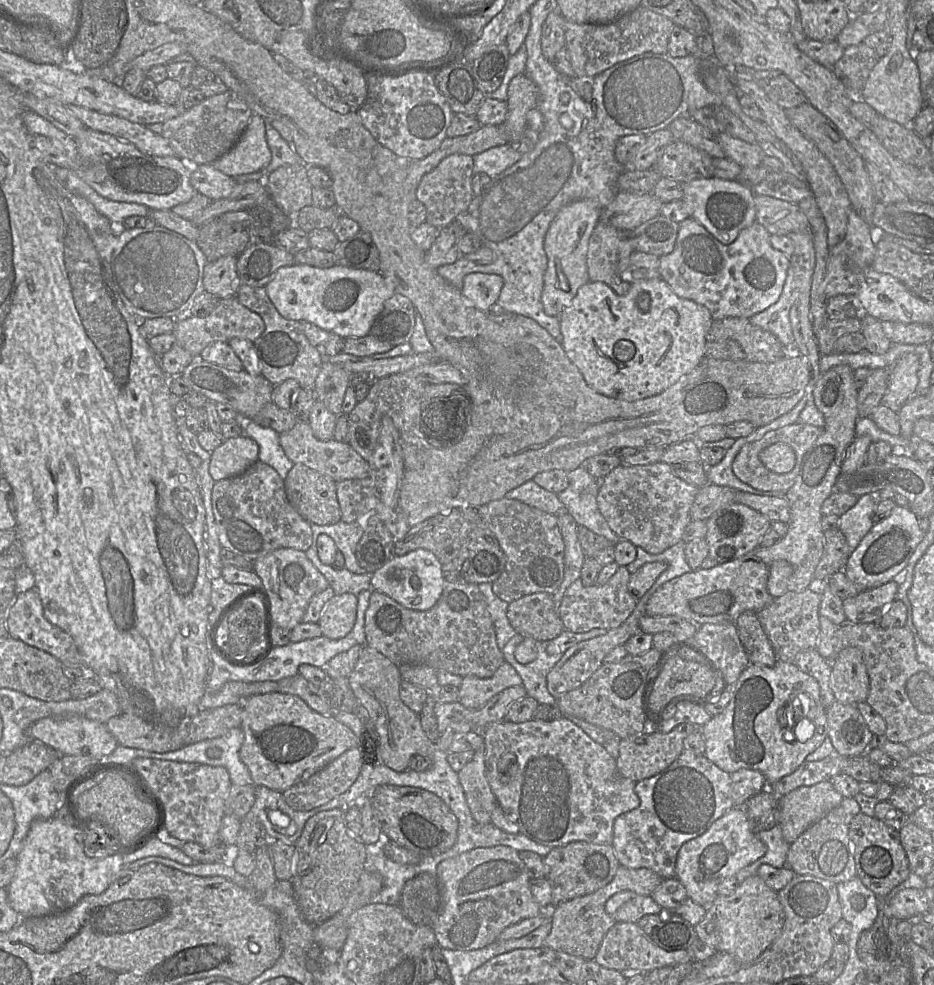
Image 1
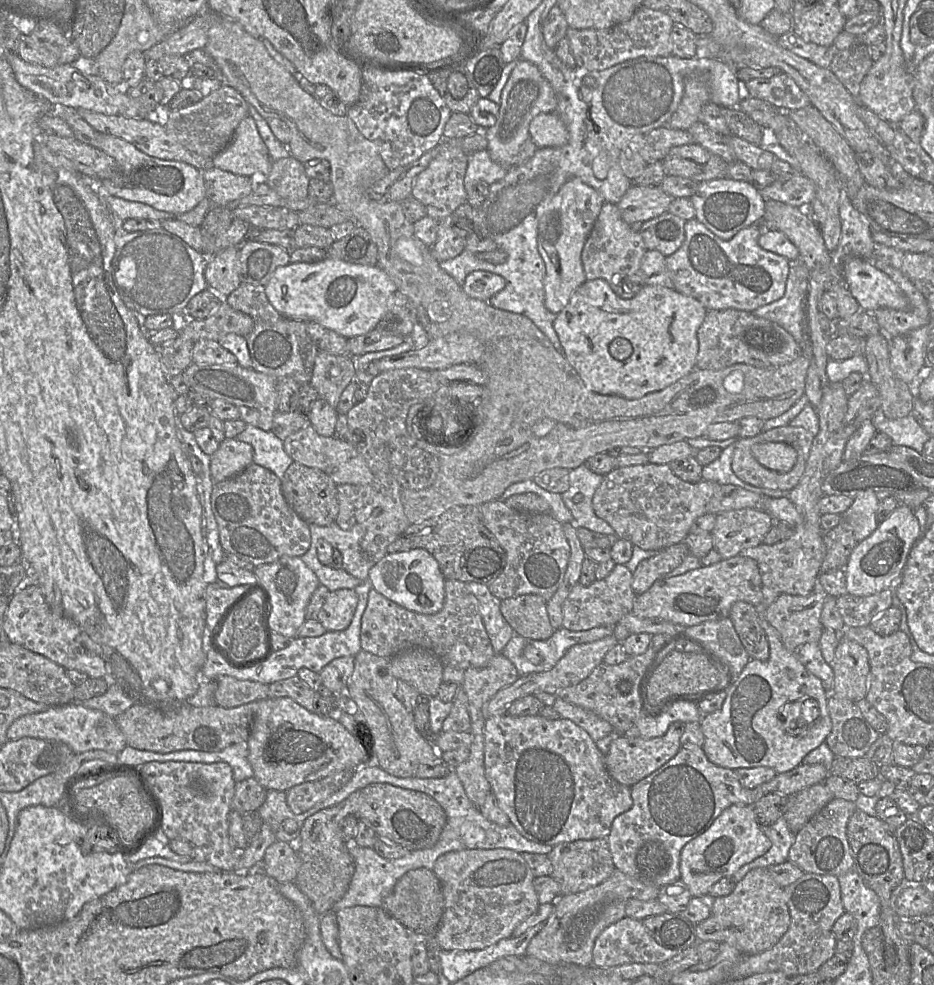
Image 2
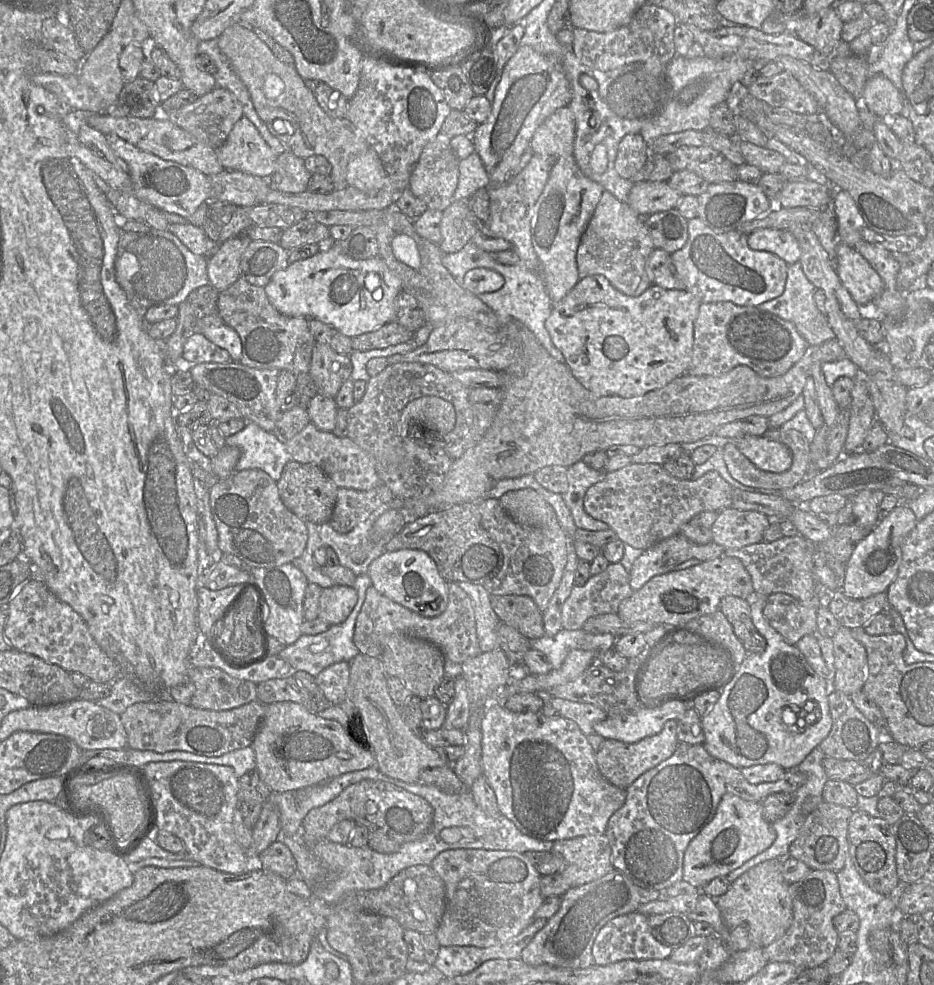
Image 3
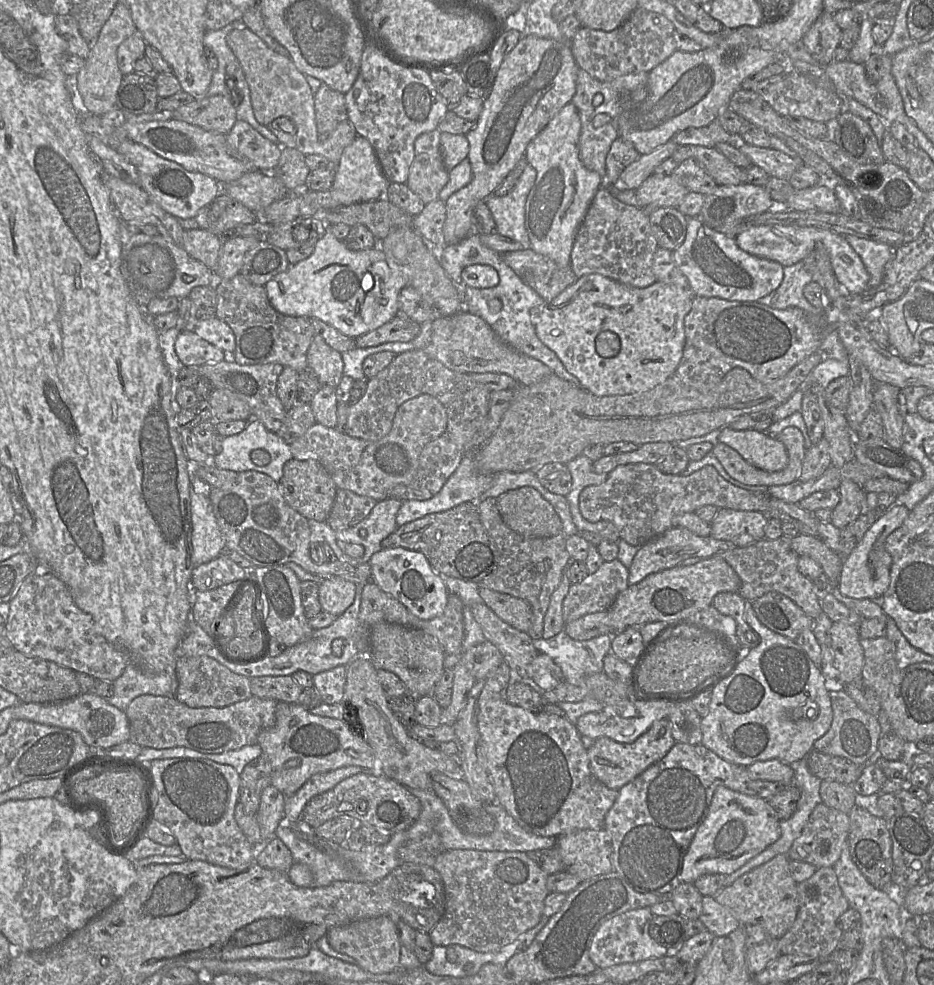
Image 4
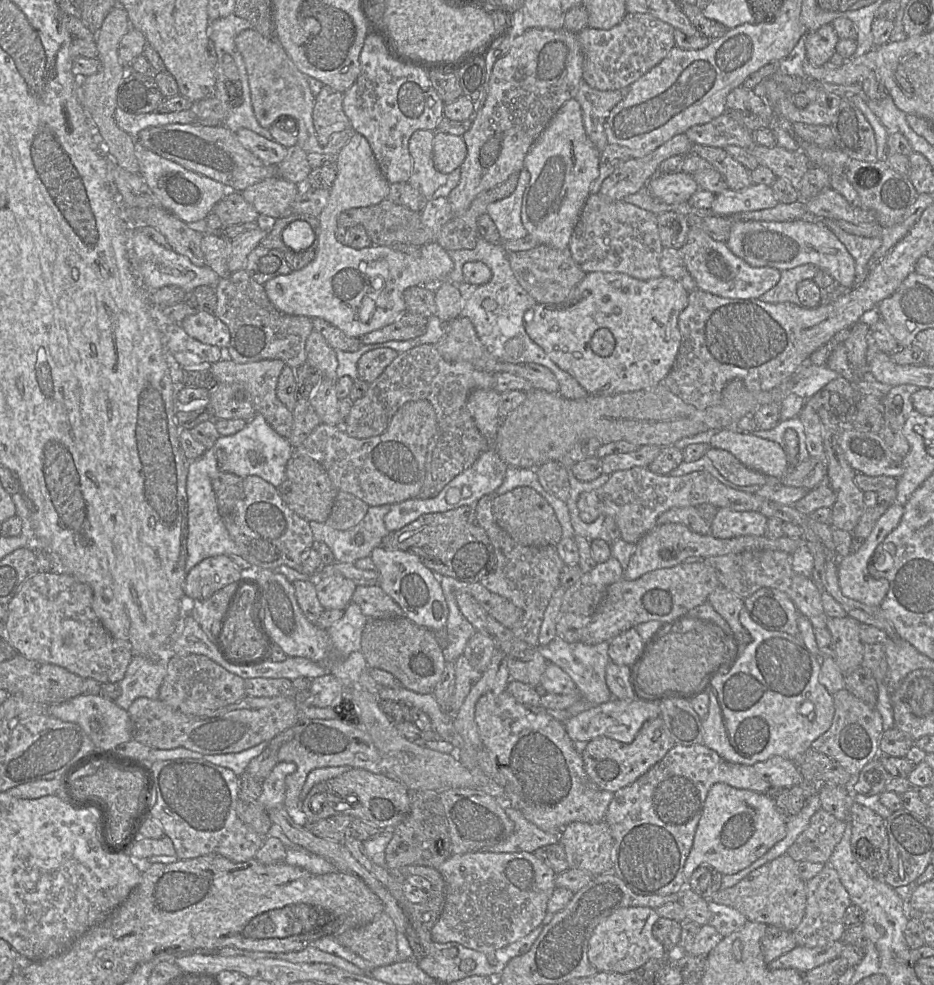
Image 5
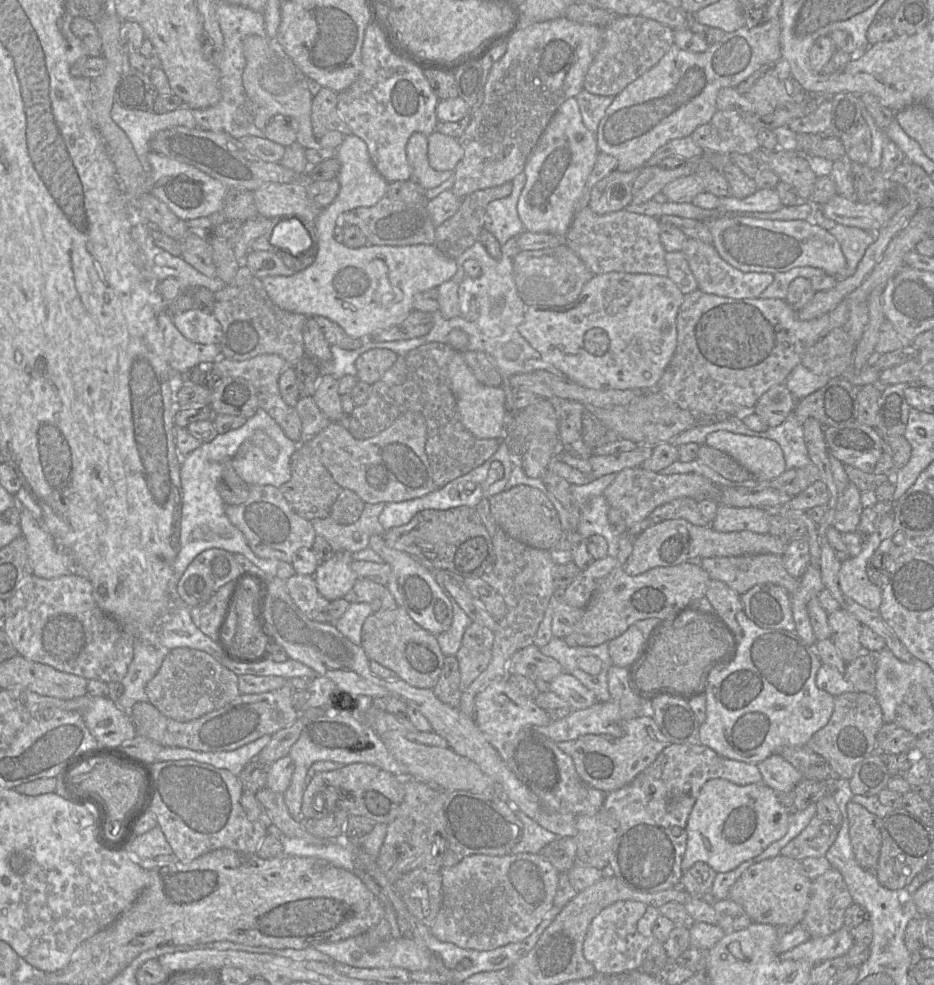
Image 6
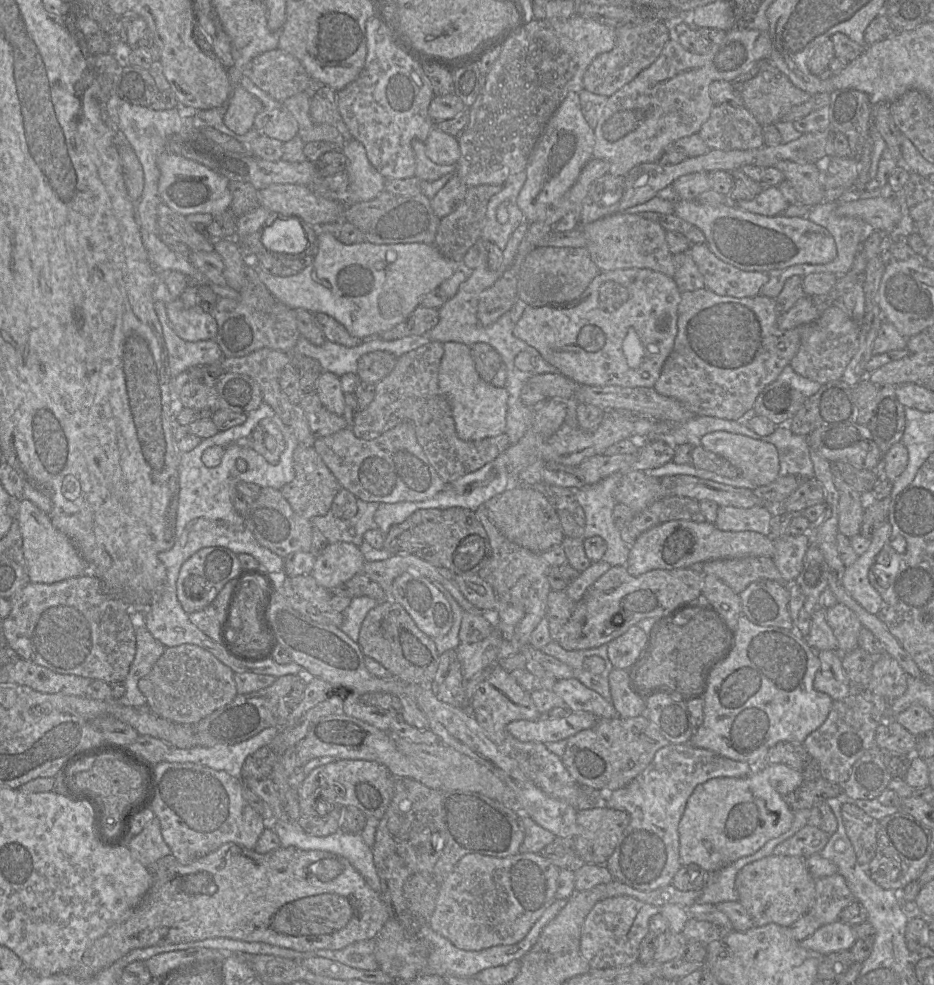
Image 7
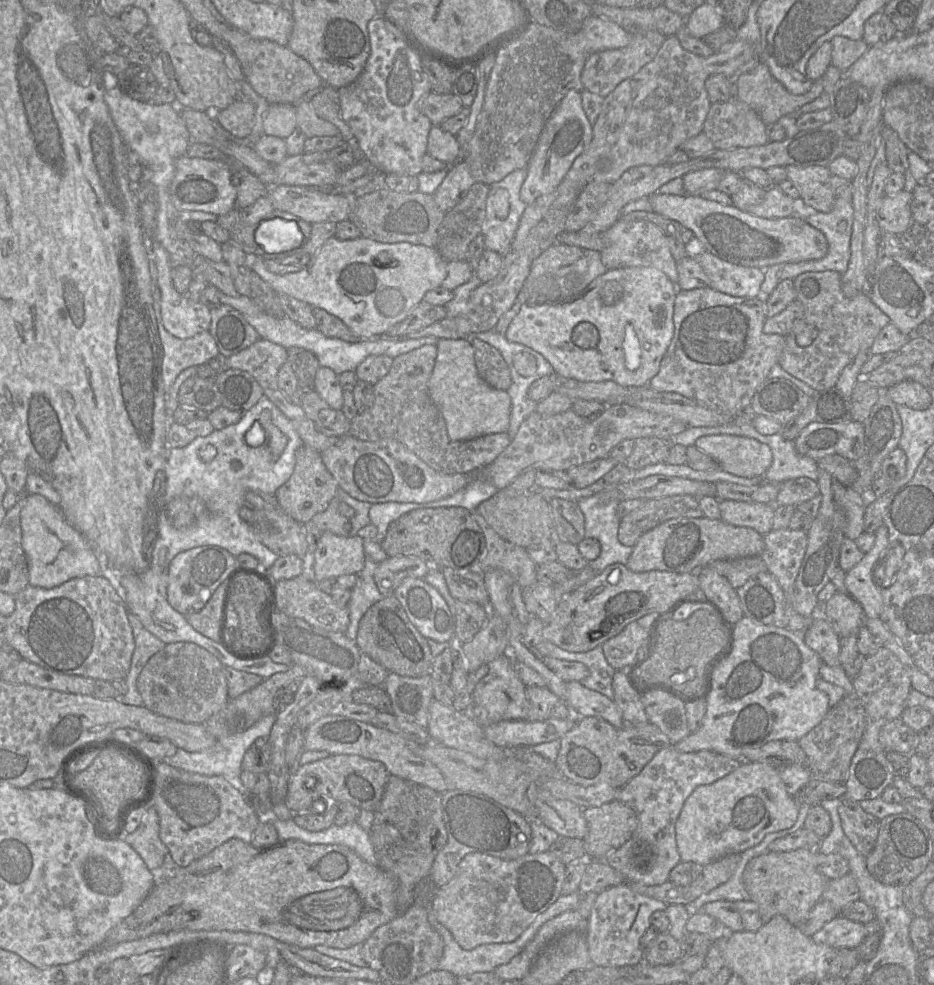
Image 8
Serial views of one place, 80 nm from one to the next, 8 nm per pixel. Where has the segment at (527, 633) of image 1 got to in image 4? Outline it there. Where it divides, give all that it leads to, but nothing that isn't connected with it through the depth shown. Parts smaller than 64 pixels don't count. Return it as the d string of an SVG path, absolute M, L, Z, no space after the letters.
M482 586L479 595L501 620L519 631L528 632L532 624L532 610L527 601Z

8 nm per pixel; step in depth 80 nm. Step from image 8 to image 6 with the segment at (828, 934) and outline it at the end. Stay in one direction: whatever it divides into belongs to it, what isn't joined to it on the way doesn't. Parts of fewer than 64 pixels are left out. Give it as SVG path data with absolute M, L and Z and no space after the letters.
M843 926L828 936L810 938L797 947L780 954L779 958L806 961L815 966L823 961L845 956L853 944L850 929Z

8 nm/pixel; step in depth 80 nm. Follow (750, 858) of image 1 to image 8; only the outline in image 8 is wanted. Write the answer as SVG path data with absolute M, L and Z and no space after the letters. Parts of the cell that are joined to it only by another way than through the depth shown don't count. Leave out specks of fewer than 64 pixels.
M742 761L741 765L712 784L700 785L686 799L676 821L676 844L682 862L705 866L717 859L743 851L759 844L772 832L794 825L800 805L785 789L780 777L780 767L763 762Z

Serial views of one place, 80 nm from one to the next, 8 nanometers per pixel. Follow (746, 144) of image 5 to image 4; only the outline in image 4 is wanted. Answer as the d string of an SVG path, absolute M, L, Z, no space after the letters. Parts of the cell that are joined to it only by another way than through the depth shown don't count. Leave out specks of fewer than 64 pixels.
M717 120L709 125L700 128L687 128L674 135L672 140L678 145L698 145L704 147L715 147L718 143L741 142L740 135L727 132L722 128Z

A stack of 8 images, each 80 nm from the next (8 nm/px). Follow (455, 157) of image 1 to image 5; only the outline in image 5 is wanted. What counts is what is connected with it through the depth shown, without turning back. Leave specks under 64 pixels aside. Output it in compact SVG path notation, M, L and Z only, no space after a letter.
M417 130L408 143L412 159L412 174L407 181L426 199L447 182L448 174L439 172L433 162L433 139L435 131Z

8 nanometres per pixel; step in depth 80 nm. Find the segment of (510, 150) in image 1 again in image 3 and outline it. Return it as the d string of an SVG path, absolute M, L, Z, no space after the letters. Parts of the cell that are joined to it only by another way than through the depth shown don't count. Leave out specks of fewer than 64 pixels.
M477 152L459 161L459 179L453 201L468 201L477 190L489 187L489 176Z

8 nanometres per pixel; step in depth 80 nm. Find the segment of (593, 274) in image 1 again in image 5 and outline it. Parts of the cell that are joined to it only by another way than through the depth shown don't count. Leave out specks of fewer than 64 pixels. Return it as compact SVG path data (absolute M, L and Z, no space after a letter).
M600 193L589 195L573 230L568 250L585 273L624 273L639 280L661 277L659 266L663 246L657 217L623 201L611 201Z

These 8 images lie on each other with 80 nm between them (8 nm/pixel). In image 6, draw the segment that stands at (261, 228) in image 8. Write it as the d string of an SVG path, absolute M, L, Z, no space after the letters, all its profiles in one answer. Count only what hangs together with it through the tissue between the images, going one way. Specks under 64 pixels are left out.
M289 217L275 225L270 235L270 243L292 255L300 255L311 247L312 239L298 217Z

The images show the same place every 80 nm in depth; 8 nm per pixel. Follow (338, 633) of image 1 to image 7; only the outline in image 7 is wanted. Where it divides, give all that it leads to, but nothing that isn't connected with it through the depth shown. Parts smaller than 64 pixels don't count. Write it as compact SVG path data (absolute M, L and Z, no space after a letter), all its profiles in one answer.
M349 542L329 543L315 558L310 575L318 585L331 590L361 573L365 562L359 546Z

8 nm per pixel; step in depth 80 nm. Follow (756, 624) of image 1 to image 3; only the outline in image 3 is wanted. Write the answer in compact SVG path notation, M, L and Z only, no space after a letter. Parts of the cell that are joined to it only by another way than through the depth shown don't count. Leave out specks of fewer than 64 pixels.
M726 596L721 600L719 610L732 624L734 633L748 654L762 653L765 650L767 641L752 622L749 601L740 597Z

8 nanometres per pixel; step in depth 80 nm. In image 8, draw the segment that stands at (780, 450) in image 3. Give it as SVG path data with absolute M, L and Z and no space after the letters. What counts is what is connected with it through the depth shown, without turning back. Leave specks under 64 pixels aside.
M704 435L695 444L724 471L744 478L763 475L771 466L770 447L753 438L735 435Z

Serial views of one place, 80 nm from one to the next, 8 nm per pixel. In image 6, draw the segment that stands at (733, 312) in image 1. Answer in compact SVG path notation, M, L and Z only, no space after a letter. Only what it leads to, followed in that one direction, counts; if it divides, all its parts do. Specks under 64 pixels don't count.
M688 238L684 253L691 272L693 273L698 289L709 294L733 299L760 298L761 293L773 282L771 273L743 272L727 263L712 244Z

